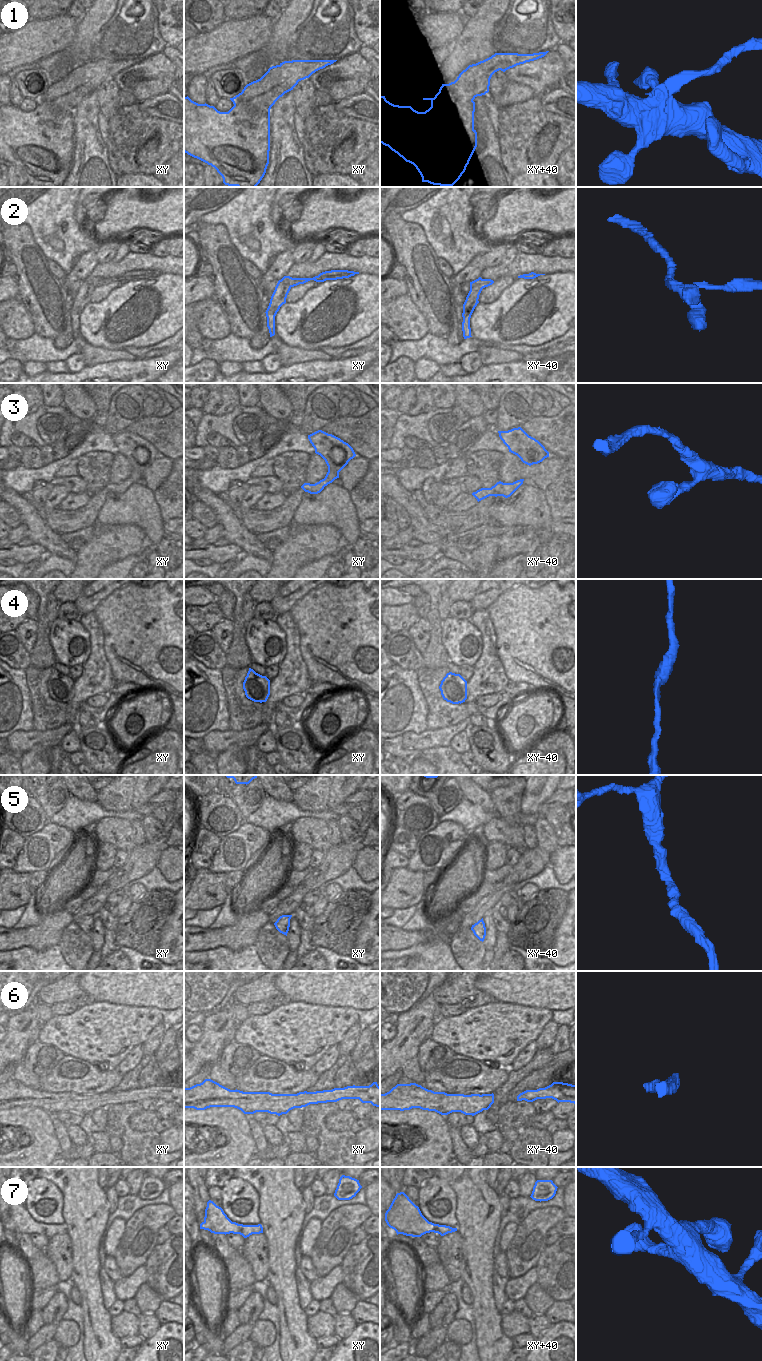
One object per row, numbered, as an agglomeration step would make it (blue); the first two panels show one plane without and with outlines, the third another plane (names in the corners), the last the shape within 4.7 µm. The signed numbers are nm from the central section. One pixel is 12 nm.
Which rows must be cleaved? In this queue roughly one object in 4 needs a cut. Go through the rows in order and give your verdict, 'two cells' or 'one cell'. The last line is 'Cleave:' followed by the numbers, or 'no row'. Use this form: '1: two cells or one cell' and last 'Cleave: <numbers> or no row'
1: two cells
2: two cells
3: one cell
4: two cells
5: one cell
6: one cell
7: one cell
Cleave: 1, 2, 4

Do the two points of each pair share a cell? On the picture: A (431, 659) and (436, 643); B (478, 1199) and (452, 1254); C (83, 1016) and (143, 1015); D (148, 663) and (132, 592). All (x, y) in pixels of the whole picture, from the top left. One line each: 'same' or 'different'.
A: same
B: different
C: same
D: same

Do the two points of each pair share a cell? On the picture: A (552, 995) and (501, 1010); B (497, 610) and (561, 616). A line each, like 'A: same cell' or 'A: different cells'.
A: different cells
B: same cell

